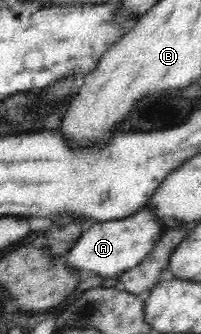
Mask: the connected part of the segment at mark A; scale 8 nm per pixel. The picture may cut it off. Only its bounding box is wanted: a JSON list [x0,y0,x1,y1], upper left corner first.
[66,203,163,277]

